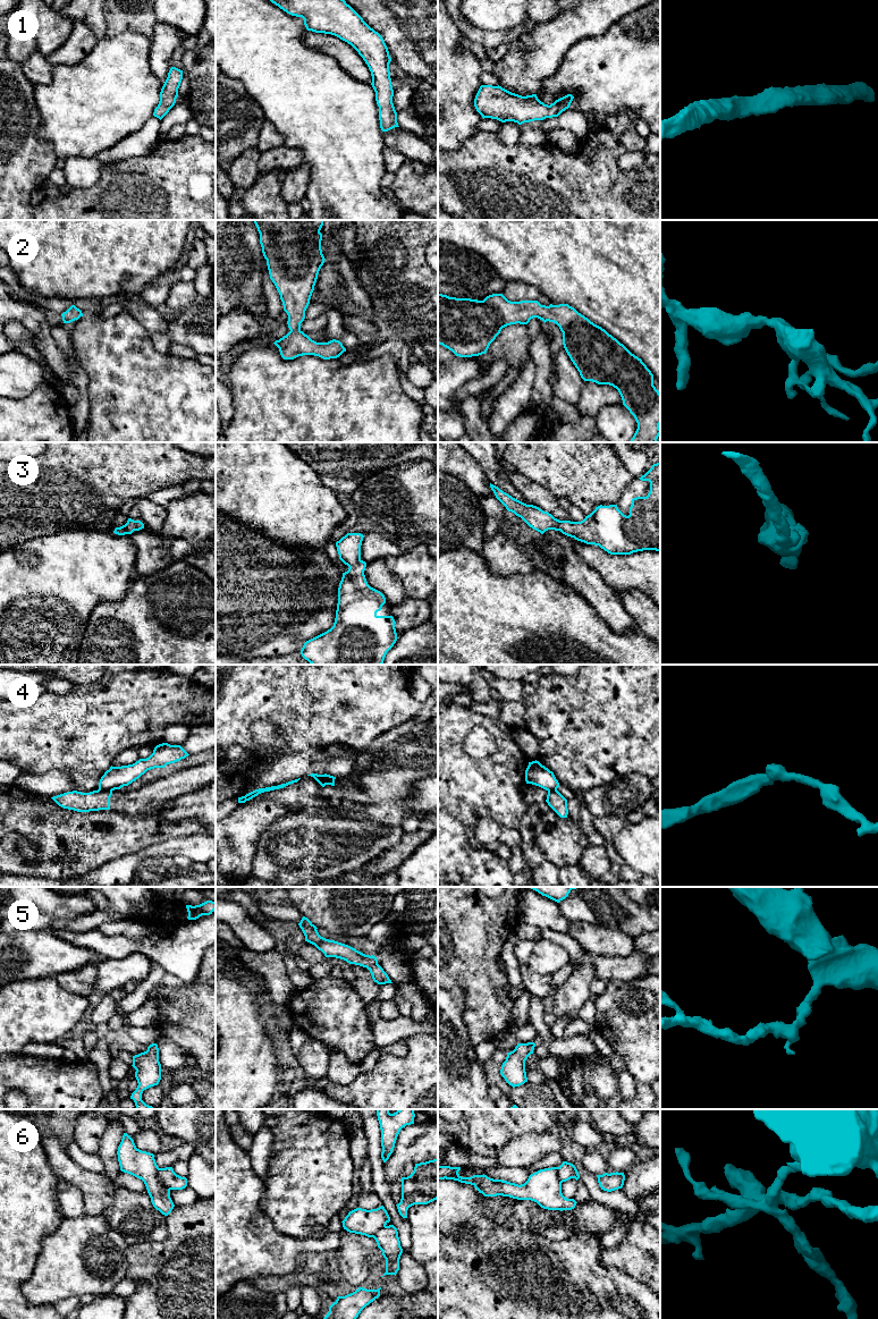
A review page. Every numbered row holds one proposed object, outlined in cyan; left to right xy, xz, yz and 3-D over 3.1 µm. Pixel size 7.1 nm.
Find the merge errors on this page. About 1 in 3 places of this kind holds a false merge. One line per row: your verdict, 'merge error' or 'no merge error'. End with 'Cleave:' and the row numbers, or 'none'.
1: no merge error
2: no merge error
3: no merge error
4: merge error
5: no merge error
6: merge error
Cleave: 4, 6

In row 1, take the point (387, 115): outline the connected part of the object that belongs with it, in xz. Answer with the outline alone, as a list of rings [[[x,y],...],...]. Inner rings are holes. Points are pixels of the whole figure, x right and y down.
[[[270,0],[287,14],[304,19],[307,31],[331,34],[351,44],[368,65],[379,107],[382,132],[399,127],[392,103],[389,64],[382,36],[371,28],[345,0]]]

